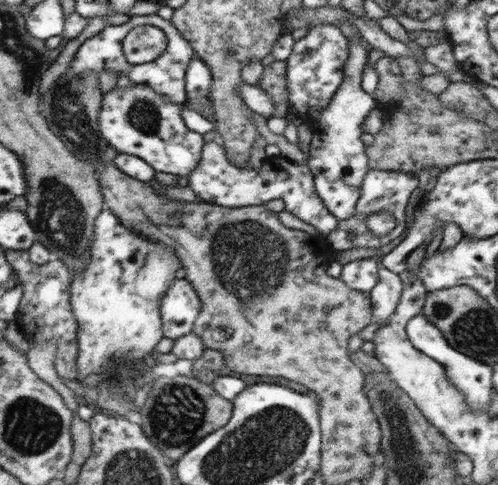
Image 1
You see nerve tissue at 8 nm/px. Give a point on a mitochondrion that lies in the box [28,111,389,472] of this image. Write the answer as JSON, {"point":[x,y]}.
{"point":[248,257]}

